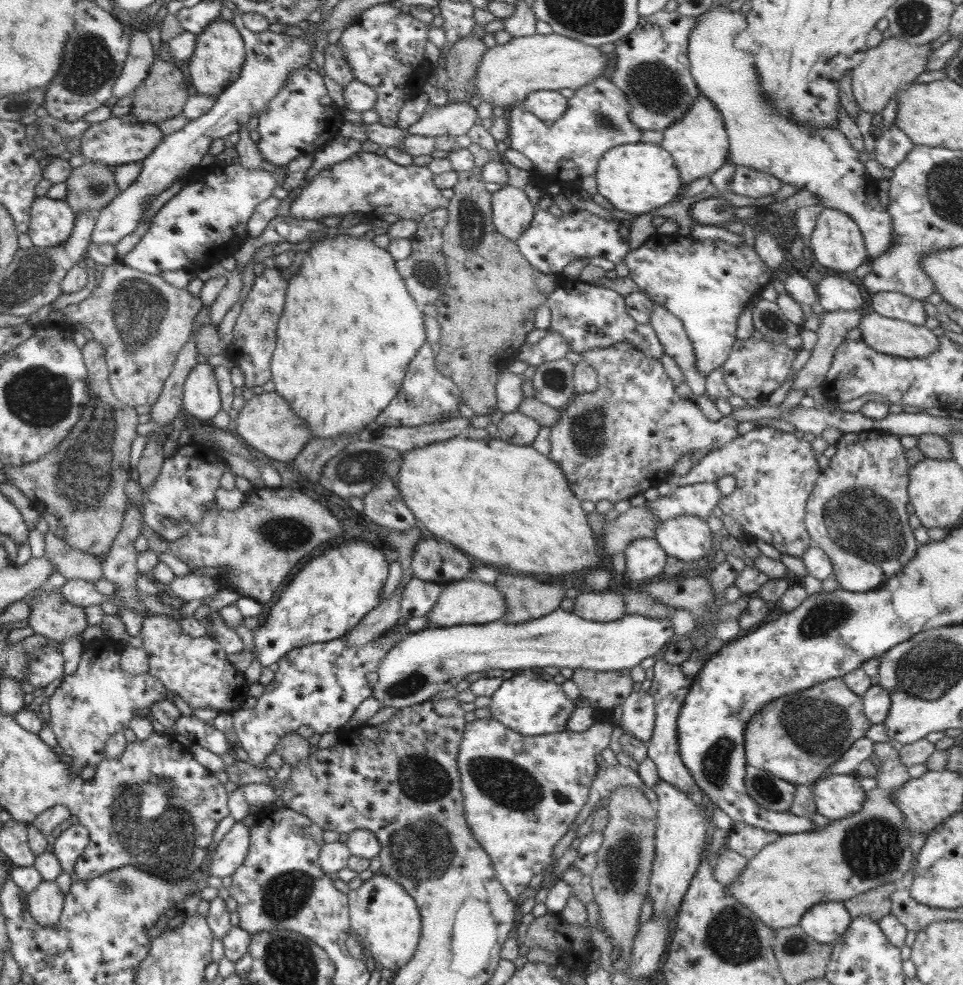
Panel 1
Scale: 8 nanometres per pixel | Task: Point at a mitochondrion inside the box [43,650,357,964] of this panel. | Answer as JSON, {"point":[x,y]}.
{"point":[153,822]}

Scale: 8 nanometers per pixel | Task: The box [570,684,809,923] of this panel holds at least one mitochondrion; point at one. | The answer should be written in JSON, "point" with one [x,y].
{"point":[622,858]}

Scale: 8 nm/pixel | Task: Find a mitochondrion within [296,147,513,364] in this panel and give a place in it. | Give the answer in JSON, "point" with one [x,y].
{"point":[471,230]}

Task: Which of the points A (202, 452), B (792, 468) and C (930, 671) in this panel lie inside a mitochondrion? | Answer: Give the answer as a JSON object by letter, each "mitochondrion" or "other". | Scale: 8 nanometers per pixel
{"A":"other","B":"other","C":"mitochondrion"}

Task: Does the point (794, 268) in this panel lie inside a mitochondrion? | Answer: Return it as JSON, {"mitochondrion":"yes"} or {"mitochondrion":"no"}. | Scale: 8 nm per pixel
{"mitochondrion":"no"}

